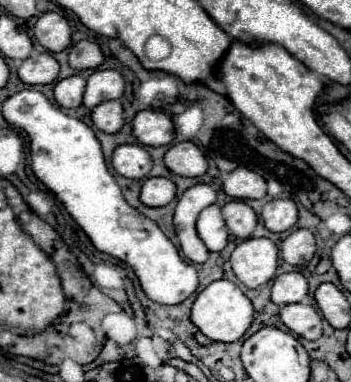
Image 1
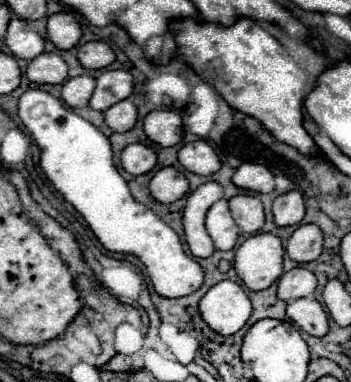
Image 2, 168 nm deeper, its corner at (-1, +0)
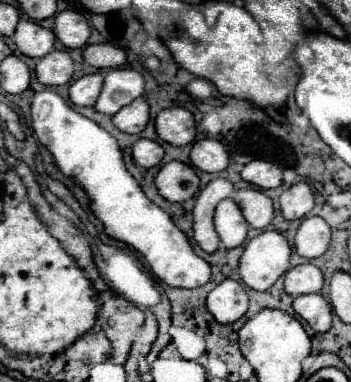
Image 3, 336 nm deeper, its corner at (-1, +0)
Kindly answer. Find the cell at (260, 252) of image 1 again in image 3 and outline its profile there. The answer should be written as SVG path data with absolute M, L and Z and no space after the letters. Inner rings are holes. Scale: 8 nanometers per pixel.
M263 231L245 245L239 259L243 283L255 291L267 291L289 269L289 257L287 239L277 231Z

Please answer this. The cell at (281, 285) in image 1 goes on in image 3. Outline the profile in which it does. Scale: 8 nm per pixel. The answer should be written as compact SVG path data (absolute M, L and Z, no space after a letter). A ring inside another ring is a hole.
M299 265L285 273L285 293L291 297L307 295L307 293L319 293L323 287L323 275L321 271L311 265Z

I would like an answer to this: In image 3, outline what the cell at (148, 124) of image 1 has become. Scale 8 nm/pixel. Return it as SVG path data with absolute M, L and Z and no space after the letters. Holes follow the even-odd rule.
M183 107L163 109L155 117L155 131L171 145L187 145L195 139L195 119Z

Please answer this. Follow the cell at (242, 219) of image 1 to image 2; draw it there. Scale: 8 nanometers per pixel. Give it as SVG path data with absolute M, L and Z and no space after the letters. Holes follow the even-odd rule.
M235 195L229 199L229 207L235 223L245 233L257 233L265 223L263 203L253 195Z

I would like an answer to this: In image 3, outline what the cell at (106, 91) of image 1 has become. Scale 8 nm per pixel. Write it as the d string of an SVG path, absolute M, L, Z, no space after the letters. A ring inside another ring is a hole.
M111 69L105 75L101 95L95 103L95 109L101 113L115 115L123 105L129 105L133 99L143 95L143 77L133 69Z

